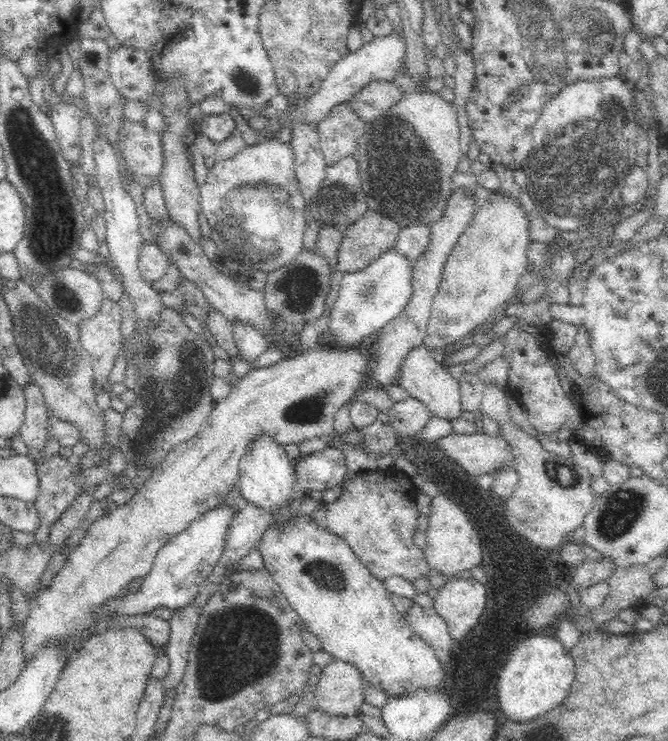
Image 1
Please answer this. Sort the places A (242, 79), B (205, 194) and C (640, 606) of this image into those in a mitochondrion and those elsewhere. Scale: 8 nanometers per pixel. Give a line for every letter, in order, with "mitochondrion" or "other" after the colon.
A: mitochondrion
B: other
C: other

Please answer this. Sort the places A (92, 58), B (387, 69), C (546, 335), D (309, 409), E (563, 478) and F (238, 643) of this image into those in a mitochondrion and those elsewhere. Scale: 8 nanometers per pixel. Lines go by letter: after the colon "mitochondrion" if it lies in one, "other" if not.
A: other
B: other
C: other
D: mitochondrion
E: mitochondrion
F: mitochondrion

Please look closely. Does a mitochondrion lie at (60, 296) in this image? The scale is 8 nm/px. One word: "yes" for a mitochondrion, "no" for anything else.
yes

